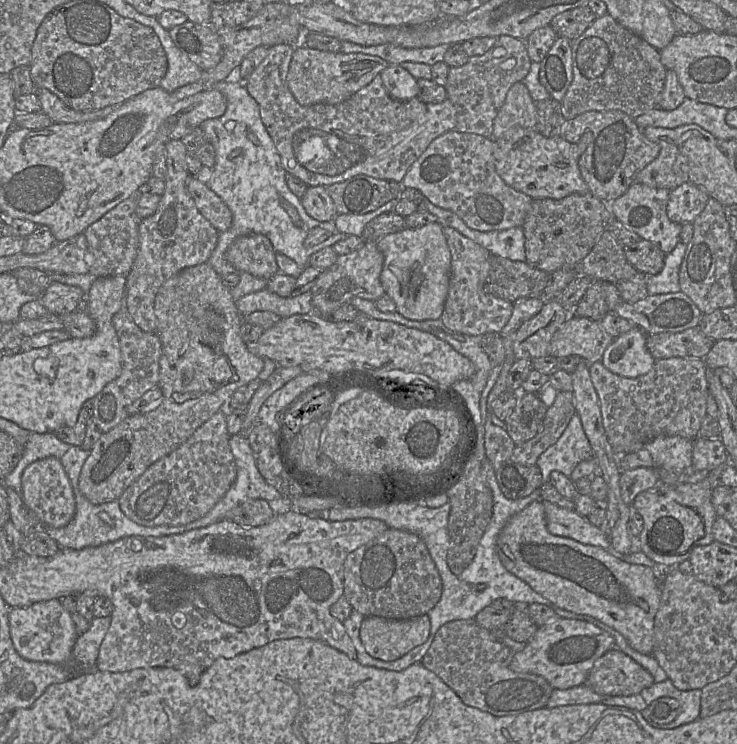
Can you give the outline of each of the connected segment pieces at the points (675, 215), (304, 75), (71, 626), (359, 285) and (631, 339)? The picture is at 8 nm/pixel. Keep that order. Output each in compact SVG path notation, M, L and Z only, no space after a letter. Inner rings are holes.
M684 183L670 191L667 216L678 224L692 224L704 210L709 199L704 189L692 183Z
M296 45L288 74L287 84L295 100L303 105L339 104L368 85L389 63L378 56L364 53L326 52Z
M60 599L41 601L28 607L10 608L9 627L13 646L22 658L74 667L70 663L78 634L71 613L63 607Z
M365 243L349 254L338 255L336 262L323 271L311 289L313 312L329 316L335 309L357 297L376 302L386 293L380 281L383 264L384 256L376 243Z
M635 326L616 338L603 354L603 365L612 373L626 378L645 375L656 363L647 349L647 337L642 329Z

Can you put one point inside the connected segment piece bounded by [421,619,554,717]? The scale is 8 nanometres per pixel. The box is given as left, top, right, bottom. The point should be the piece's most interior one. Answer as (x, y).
(467, 657)

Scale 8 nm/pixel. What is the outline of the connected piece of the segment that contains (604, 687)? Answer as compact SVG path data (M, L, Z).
M617 648L598 658L585 681L595 693L604 697L639 694L655 681L640 664Z

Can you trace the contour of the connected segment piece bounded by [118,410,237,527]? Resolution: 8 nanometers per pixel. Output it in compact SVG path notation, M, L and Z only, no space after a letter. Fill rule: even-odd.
M223 410L204 422L183 444L154 462L118 498L122 512L142 526L180 526L205 516L236 480L237 467L230 448L227 416Z

